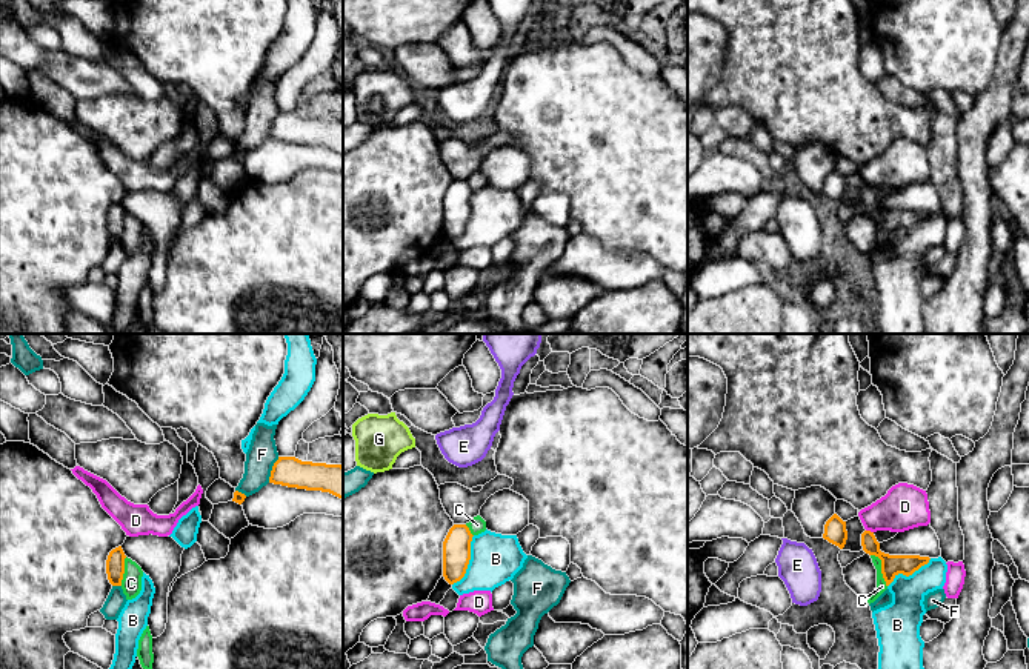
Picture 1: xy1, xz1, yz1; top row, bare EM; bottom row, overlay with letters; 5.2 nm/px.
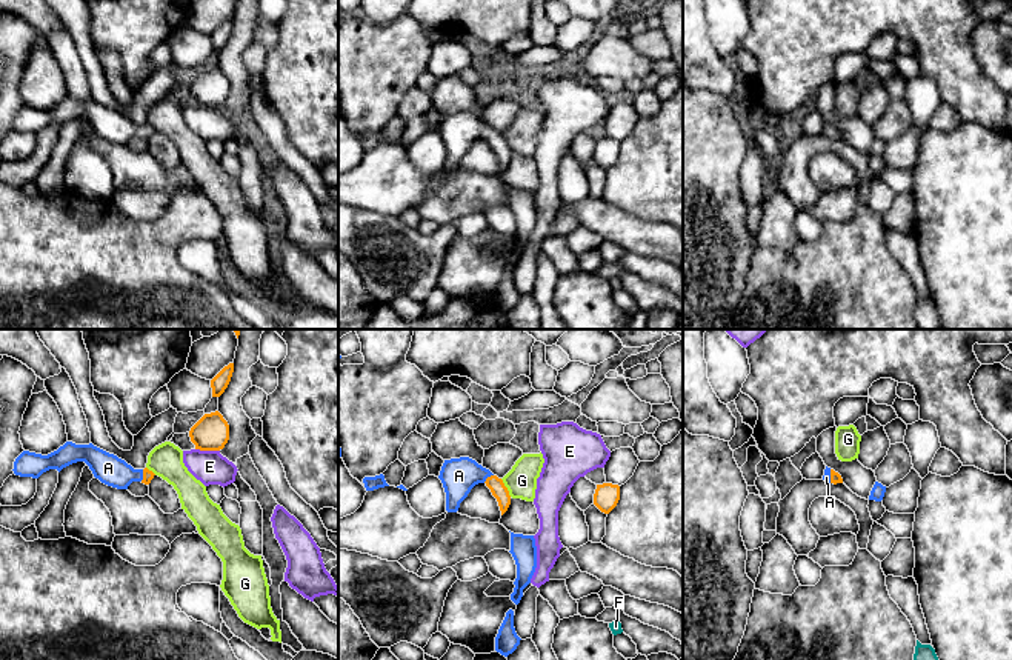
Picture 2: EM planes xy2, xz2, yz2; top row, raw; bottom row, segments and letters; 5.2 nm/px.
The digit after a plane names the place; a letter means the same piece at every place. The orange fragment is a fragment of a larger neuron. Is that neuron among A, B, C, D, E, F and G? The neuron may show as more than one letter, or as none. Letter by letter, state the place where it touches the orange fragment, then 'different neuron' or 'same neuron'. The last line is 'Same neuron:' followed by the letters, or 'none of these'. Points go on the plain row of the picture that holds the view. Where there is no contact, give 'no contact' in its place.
A: xy2 (143, 131) | different neuron
B: xz1 (468, 217) | different neuron
C: yz1 (882, 225) | different neuron
D: yz1 (869, 186) | different neuron
E: xy2 (208, 105) | different neuron
F: xy1 (273, 125) | same neuron
G: xz2 (506, 143) | different neuron
Same neuron: F

